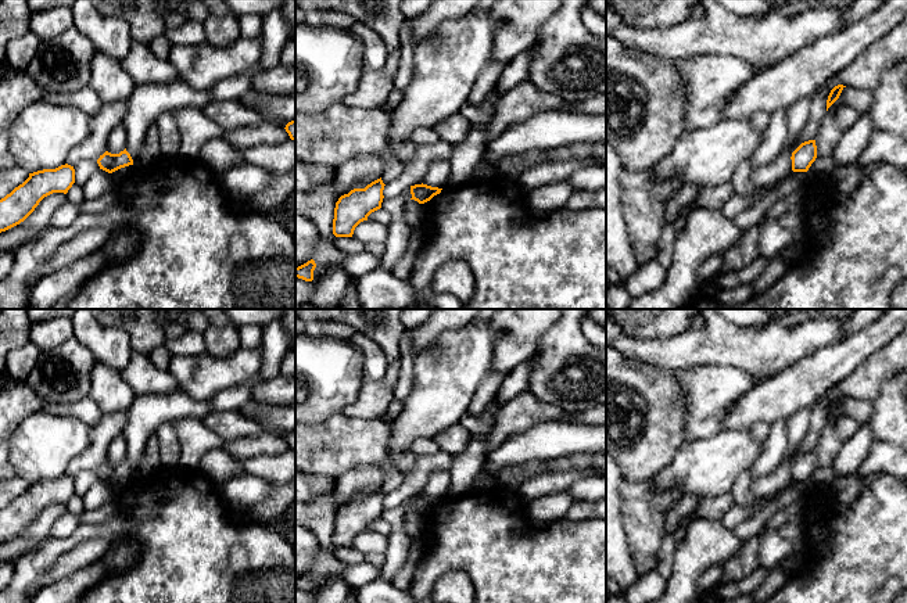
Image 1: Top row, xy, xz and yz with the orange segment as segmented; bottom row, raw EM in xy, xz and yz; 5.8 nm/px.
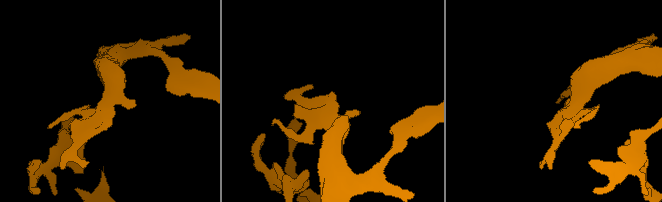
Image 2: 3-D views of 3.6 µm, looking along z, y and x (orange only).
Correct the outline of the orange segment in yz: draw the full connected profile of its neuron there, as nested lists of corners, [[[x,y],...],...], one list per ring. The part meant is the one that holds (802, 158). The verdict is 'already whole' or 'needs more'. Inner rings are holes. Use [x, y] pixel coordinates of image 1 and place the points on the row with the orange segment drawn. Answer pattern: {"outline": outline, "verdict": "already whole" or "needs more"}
{"outline": [[[809,140],[802,143],[793,152],[792,152],[792,171],[793,172],[807,172],[811,164],[817,158],[817,146],[815,140]]], "verdict": "already whole"}

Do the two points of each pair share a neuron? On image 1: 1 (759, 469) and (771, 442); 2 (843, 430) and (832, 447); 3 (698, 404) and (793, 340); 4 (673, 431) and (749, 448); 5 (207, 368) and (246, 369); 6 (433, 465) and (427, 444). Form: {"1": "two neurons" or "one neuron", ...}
{"1": "one neuron", "2": "two neurons", "3": "two neurons", "4": "two neurons", "5": "one neuron", "6": "two neurons"}

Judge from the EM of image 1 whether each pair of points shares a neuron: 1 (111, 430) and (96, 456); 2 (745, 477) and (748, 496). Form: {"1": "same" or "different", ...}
{"1": "same", "2": "same"}

